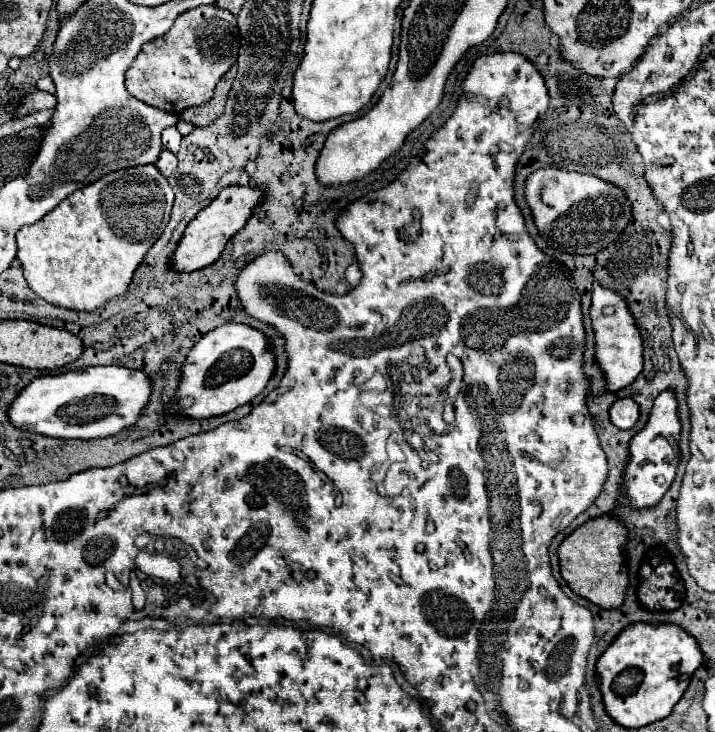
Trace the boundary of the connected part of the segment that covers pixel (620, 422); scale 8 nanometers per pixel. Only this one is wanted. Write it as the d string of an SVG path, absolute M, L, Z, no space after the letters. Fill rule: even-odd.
M617 399L609 409L609 419L619 429L631 429L639 419L639 407L633 399Z

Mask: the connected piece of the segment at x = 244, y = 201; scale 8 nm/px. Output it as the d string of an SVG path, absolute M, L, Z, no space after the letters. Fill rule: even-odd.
M231 185L219 191L219 195L197 213L197 217L185 227L181 241L177 243L177 249L169 257L169 267L179 273L191 273L201 267L207 267L215 263L215 259L225 249L227 241L237 233L247 219L251 217L253 209L261 203L261 189L243 187L243 185Z

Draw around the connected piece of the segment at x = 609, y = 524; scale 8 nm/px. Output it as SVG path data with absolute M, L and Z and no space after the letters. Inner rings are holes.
M597 517L583 523L559 545L559 567L561 577L567 585L583 599L595 603L601 609L617 609L623 603L627 589L627 569L625 569L625 525L611 517Z

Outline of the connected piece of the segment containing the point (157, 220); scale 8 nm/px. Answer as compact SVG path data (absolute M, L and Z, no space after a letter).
M155 165L129 167L113 171L97 179L95 183L81 187L67 199L63 199L53 211L49 211L35 225L25 225L17 231L17 259L25 271L29 287L45 301L73 309L73 311L95 311L109 299L123 295L131 283L135 269L141 265L143 255L149 251L153 241L163 233L169 223L173 205L173 189L167 179L157 171Z

